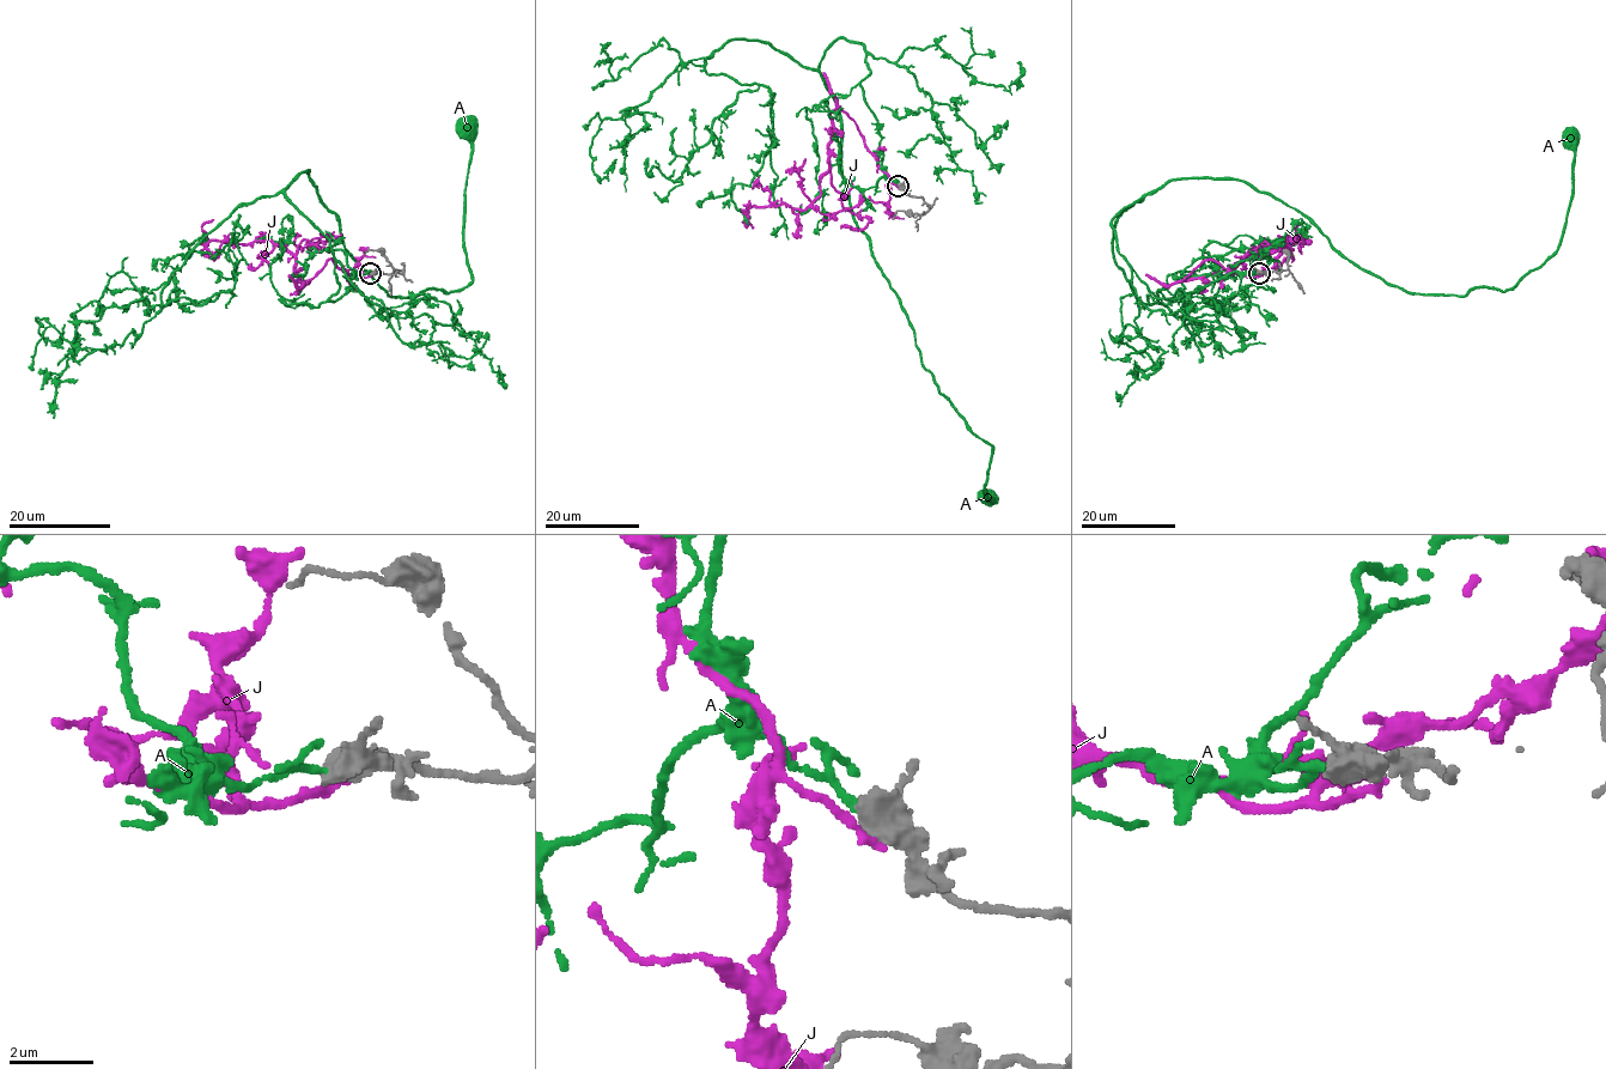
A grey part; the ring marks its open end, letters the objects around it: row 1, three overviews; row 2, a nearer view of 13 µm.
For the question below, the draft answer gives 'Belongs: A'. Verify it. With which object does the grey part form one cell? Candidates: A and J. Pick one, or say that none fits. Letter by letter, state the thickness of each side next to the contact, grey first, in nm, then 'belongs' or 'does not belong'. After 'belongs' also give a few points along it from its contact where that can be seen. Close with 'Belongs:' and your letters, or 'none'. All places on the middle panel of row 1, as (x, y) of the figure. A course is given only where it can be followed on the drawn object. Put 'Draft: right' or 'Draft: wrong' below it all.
A: calibres 500 and 180 nm; belongs; course (900, 184), (859, 83), (865, 47), (838, 38), (820, 72), (851, 213), (922, 364), (992, 447), (986, 496)
J: calibres 550 and 180 nm; does not belong
Belongs: A
Draft: right

